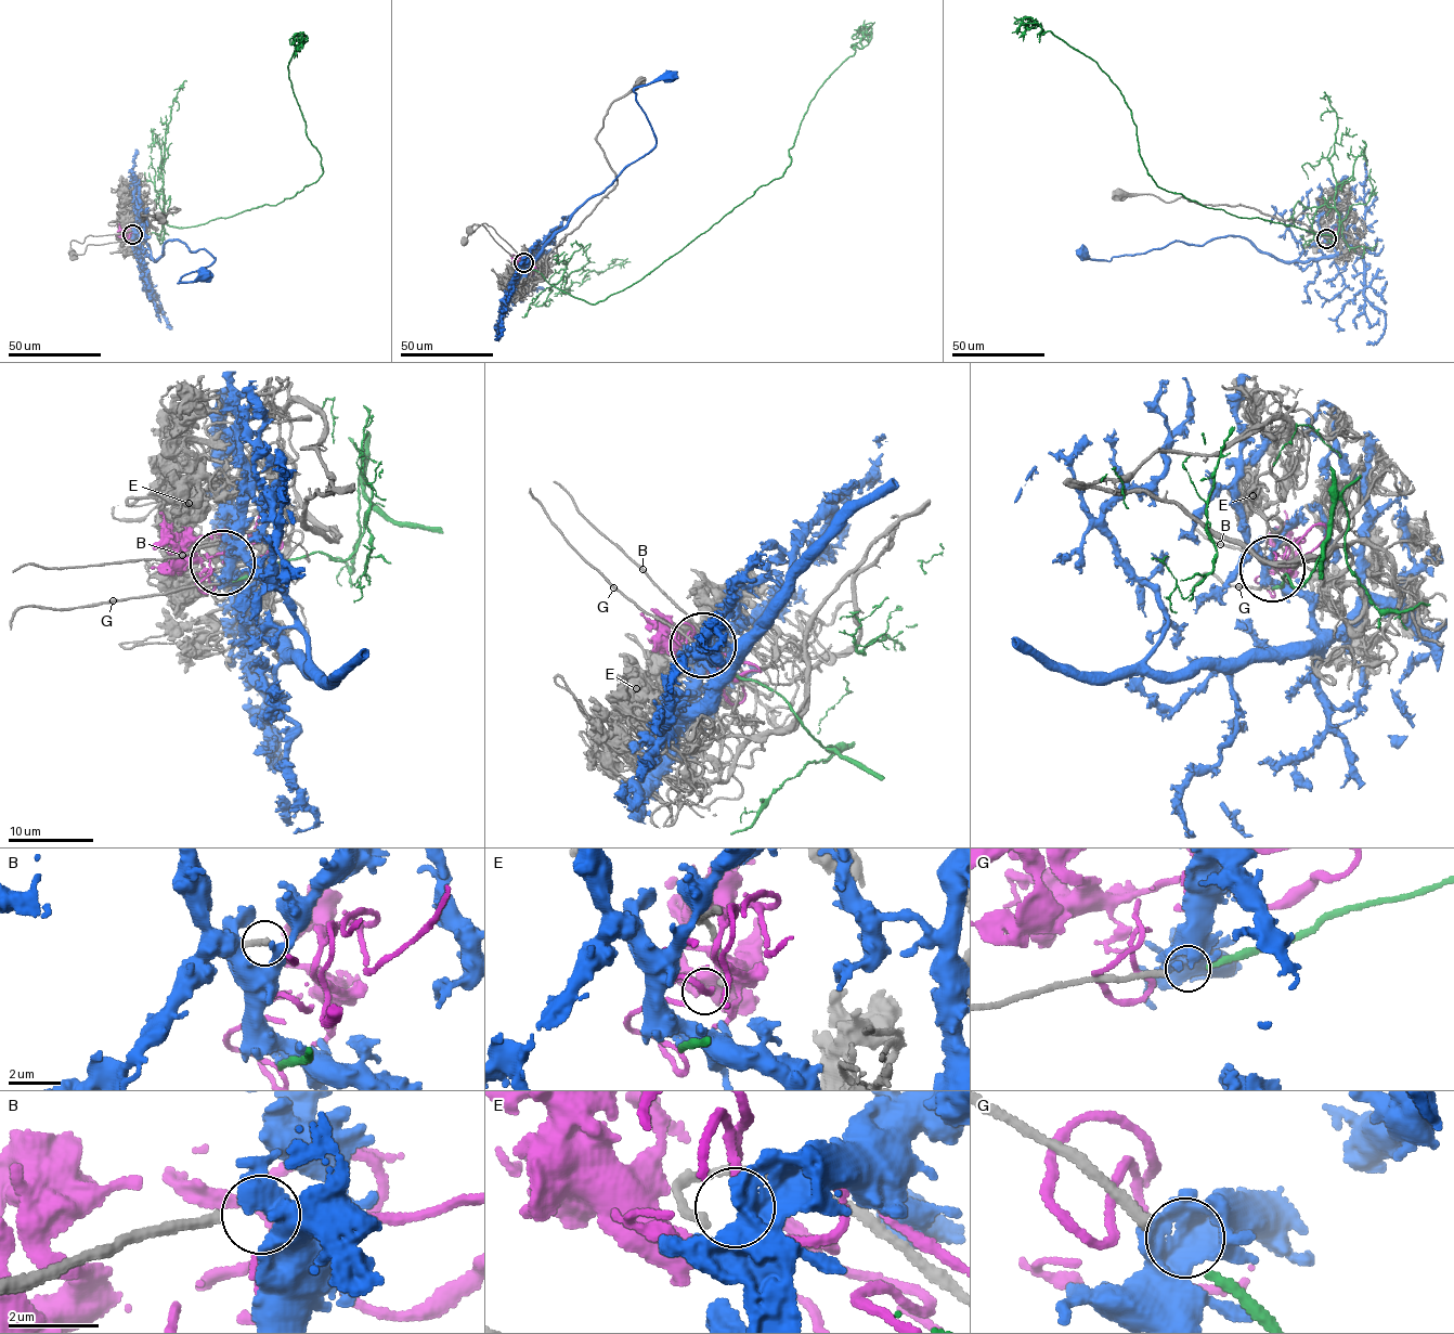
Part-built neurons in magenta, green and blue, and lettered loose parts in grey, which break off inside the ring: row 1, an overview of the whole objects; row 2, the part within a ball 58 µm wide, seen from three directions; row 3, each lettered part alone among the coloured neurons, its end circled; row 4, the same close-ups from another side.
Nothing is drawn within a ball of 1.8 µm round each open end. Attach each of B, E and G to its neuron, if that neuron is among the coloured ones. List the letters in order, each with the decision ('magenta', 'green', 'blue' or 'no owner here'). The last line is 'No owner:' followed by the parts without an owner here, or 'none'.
B: no owner here
E: magenta
G: green
No owner: B

